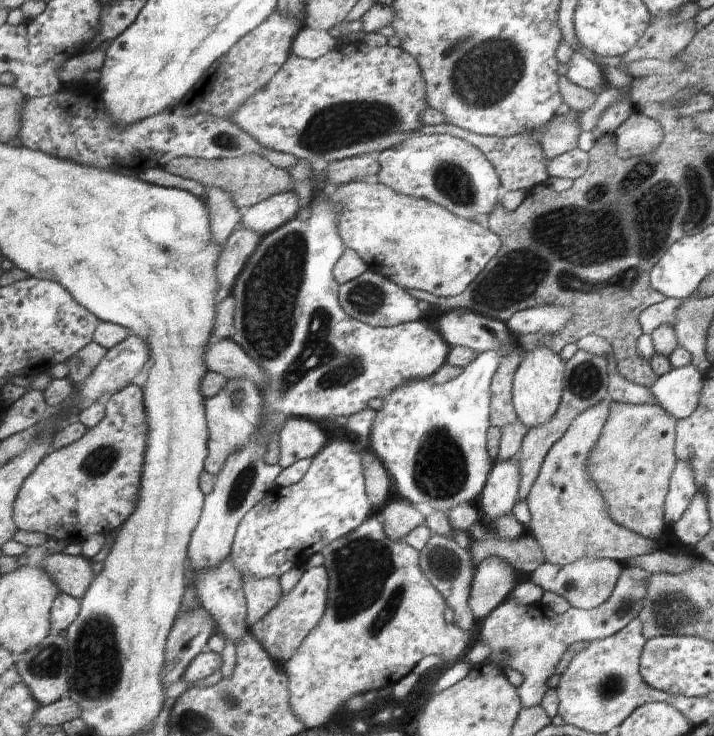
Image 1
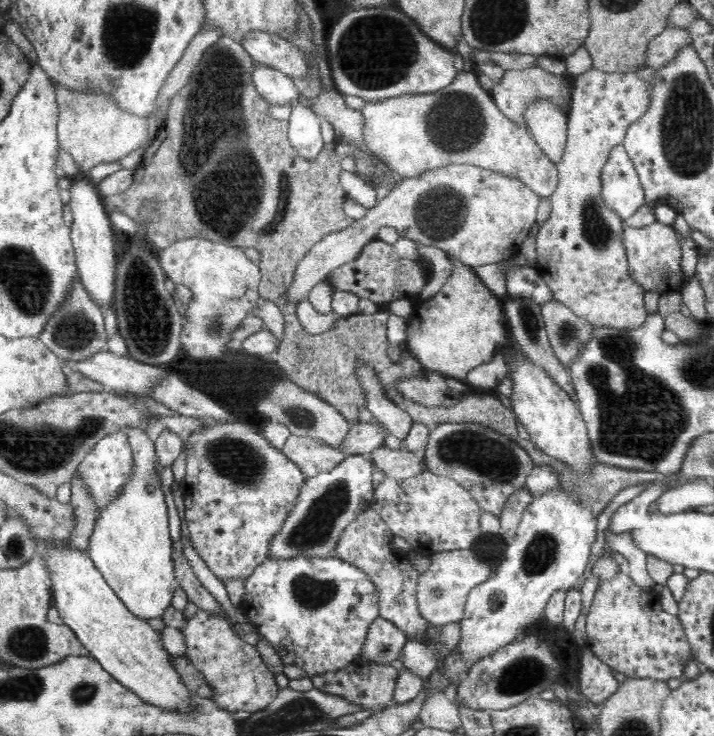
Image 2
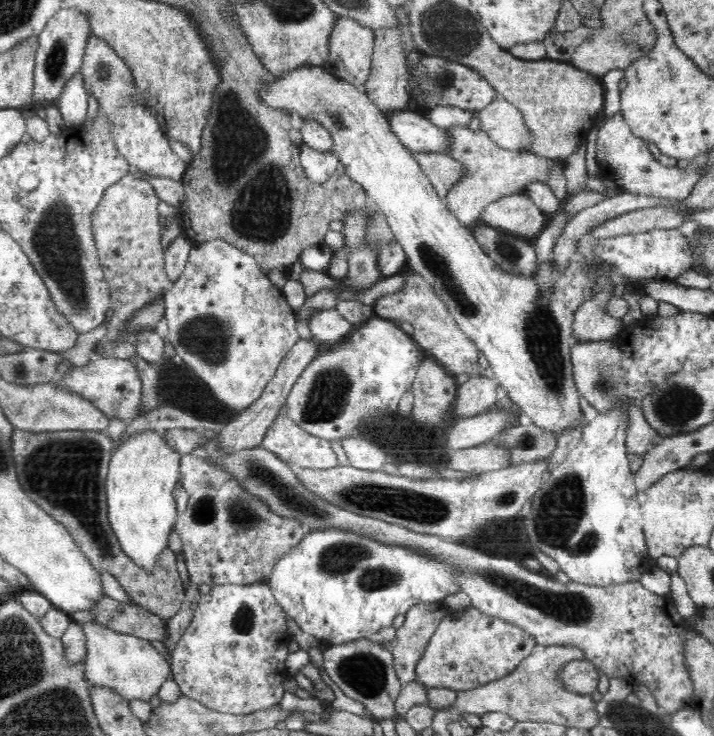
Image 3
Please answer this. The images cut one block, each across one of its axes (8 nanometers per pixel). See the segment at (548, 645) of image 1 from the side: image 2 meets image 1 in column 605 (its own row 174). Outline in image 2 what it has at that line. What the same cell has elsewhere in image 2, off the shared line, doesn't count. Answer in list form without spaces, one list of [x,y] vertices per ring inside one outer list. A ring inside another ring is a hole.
[[[623,144],[614,146],[602,168],[602,199],[622,220],[630,218],[642,204],[645,191]]]

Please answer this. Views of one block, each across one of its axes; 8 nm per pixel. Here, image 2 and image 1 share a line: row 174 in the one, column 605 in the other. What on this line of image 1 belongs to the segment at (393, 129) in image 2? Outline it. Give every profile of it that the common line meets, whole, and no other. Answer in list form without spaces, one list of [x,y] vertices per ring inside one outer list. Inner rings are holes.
[[[606,398],[576,415],[568,430],[550,447],[538,476],[525,500],[531,514],[528,529],[538,541],[548,563],[567,565],[588,557],[612,559],[621,564],[633,558],[661,550],[660,541],[650,540],[616,524],[607,513],[606,503],[593,485],[587,471],[590,450],[605,425],[609,404]]]

